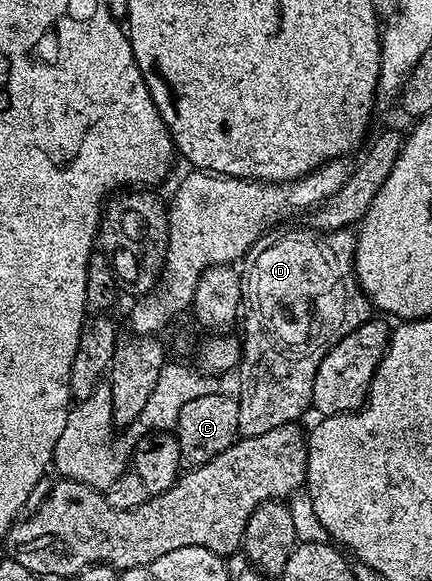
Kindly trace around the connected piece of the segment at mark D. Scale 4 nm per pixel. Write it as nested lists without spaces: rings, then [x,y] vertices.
[[[350,228],[290,230],[283,238],[268,243],[266,247],[263,245],[249,259],[250,267],[244,270],[242,284],[242,334],[240,361],[236,367],[238,386],[246,390],[246,395],[237,399],[238,433],[241,437],[260,436],[264,432],[272,432],[272,428],[277,426],[297,423],[298,417],[306,409],[311,409],[312,384],[316,380],[320,360],[324,360],[326,353],[337,342],[344,340],[348,332],[360,328],[360,324],[372,317],[370,299],[360,288],[358,277],[354,274],[355,237],[355,231]]]

